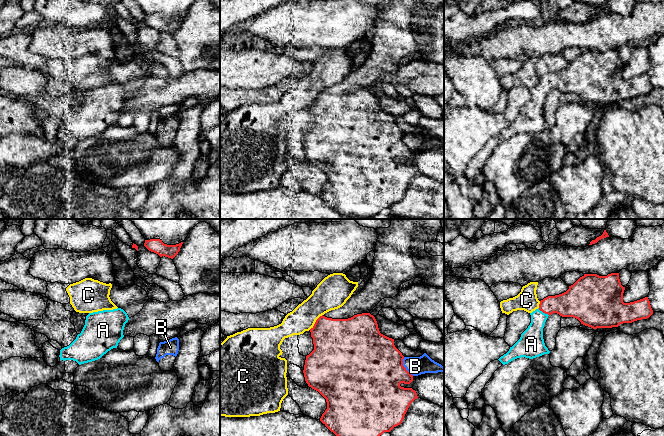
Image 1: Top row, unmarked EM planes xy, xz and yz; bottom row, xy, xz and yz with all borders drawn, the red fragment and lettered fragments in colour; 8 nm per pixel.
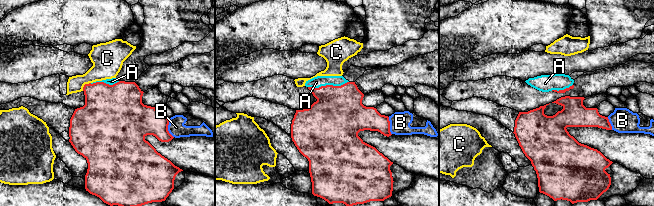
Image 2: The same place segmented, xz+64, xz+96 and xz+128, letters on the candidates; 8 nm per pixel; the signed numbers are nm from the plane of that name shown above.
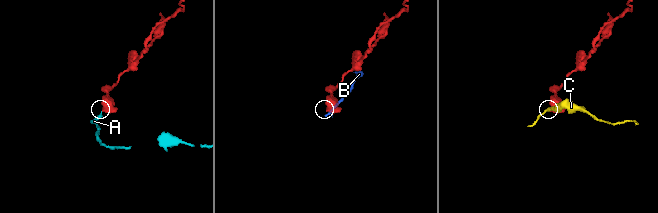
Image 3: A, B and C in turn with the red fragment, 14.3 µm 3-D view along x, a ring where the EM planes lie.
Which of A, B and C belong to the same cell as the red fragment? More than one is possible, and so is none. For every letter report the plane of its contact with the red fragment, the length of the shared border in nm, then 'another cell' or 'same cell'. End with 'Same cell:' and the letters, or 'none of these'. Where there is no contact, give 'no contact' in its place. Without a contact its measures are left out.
A: meets red in yz; contact 110 nm long; same cell
B: meets red in xz; contact 170 nm long; another cell
C: meets red in xz; contact 170 nm long; another cell
Same cell: A

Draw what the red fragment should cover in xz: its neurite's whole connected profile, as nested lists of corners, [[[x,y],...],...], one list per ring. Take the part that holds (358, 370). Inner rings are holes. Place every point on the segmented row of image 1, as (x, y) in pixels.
[[[370,313],[357,314],[348,319],[332,319],[322,315],[316,320],[310,332],[313,338],[314,350],[306,356],[303,373],[308,386],[318,391],[326,399],[327,409],[322,414],[320,421],[336,436],[380,436],[384,432],[390,432],[394,427],[400,425],[410,404],[418,396],[412,388],[400,386],[401,383],[410,384],[413,381],[413,375],[403,366],[404,356],[395,347],[394,339],[380,333],[375,317]]]

